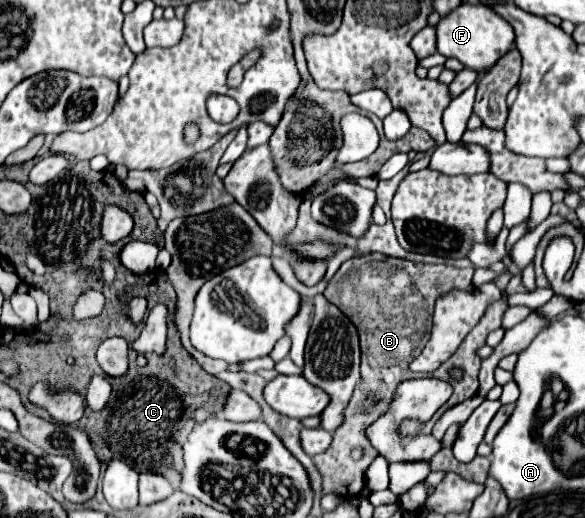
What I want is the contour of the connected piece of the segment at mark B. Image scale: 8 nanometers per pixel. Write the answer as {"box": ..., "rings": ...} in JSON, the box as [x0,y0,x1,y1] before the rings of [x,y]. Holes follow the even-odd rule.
{"box":[313,254,471,498],"rings":[[[365,254],[343,262],[337,274],[329,280],[323,296],[353,320],[361,336],[361,384],[357,386],[349,408],[345,408],[345,424],[341,424],[337,434],[333,434],[333,444],[325,454],[313,458],[323,474],[323,492],[351,498],[363,490],[365,470],[375,456],[373,446],[363,436],[363,428],[379,418],[387,408],[397,382],[413,378],[409,362],[429,340],[437,292],[447,292],[449,288],[471,290],[471,274],[471,268],[461,270],[443,264],[399,260],[385,254]],[[353,448],[361,448],[363,456],[359,460],[353,460]]]}

